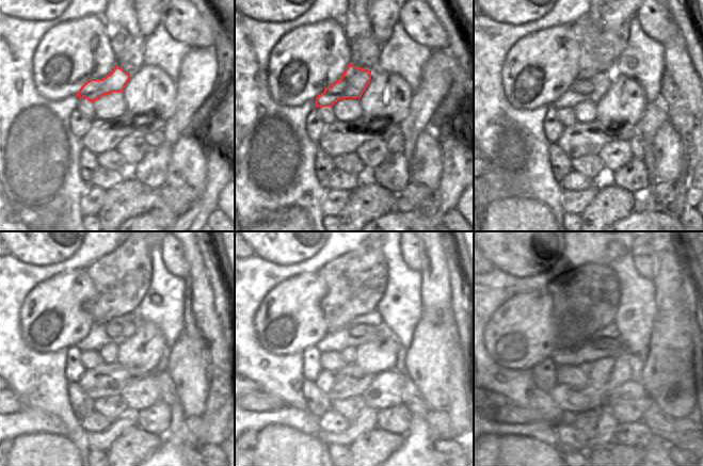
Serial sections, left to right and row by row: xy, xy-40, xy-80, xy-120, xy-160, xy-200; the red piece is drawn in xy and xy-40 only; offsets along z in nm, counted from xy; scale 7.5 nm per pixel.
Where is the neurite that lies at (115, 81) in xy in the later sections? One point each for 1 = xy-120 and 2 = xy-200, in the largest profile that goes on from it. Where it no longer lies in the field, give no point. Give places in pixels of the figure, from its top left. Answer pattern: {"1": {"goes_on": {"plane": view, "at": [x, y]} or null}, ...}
{"1": {"goes_on": {"plane": "xy-120", "at": [99, 335]}}, "2": {"goes_on": {"plane": "xy-200", "at": [581, 350]}}}

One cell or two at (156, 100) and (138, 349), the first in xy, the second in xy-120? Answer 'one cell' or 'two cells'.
one cell

